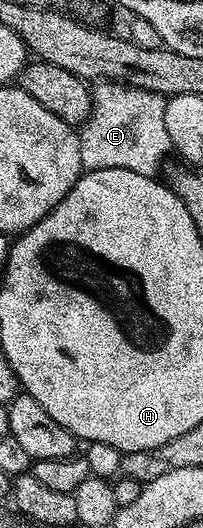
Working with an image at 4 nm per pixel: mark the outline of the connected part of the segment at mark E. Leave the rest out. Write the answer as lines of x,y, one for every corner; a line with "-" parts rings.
114,80
96,83
91,88
91,113
87,115
87,121
78,129
79,149
84,169
116,168
155,176
159,168
159,152
169,152
172,149
171,139
168,138
168,131
163,121
164,103
164,97
159,93
135,88
131,84
117,84

